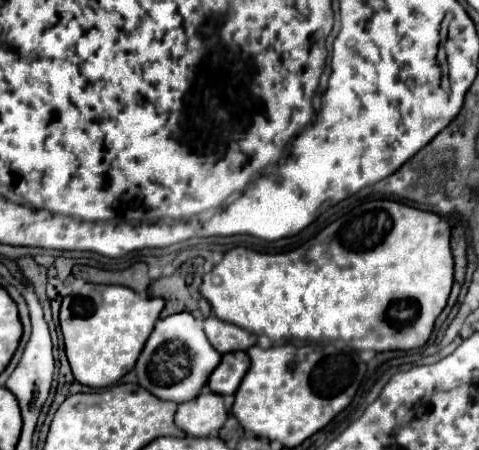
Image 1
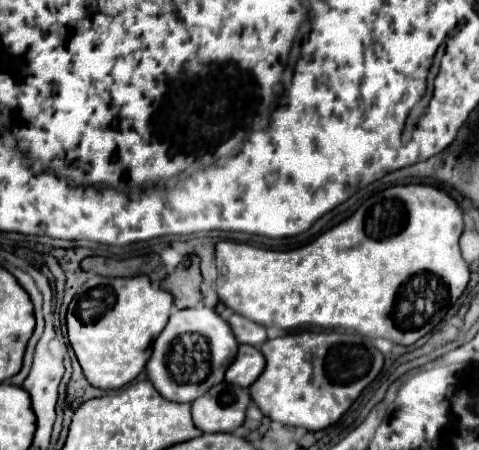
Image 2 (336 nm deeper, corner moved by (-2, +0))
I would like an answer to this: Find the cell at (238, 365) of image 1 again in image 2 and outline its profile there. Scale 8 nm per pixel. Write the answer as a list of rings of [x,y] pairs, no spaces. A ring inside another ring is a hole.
[[[243,344],[239,348],[239,354],[237,354],[235,362],[229,366],[229,370],[225,374],[225,380],[231,382],[231,384],[247,388],[259,378],[263,368],[265,368],[265,360],[263,360],[261,350],[255,348],[255,346]]]

